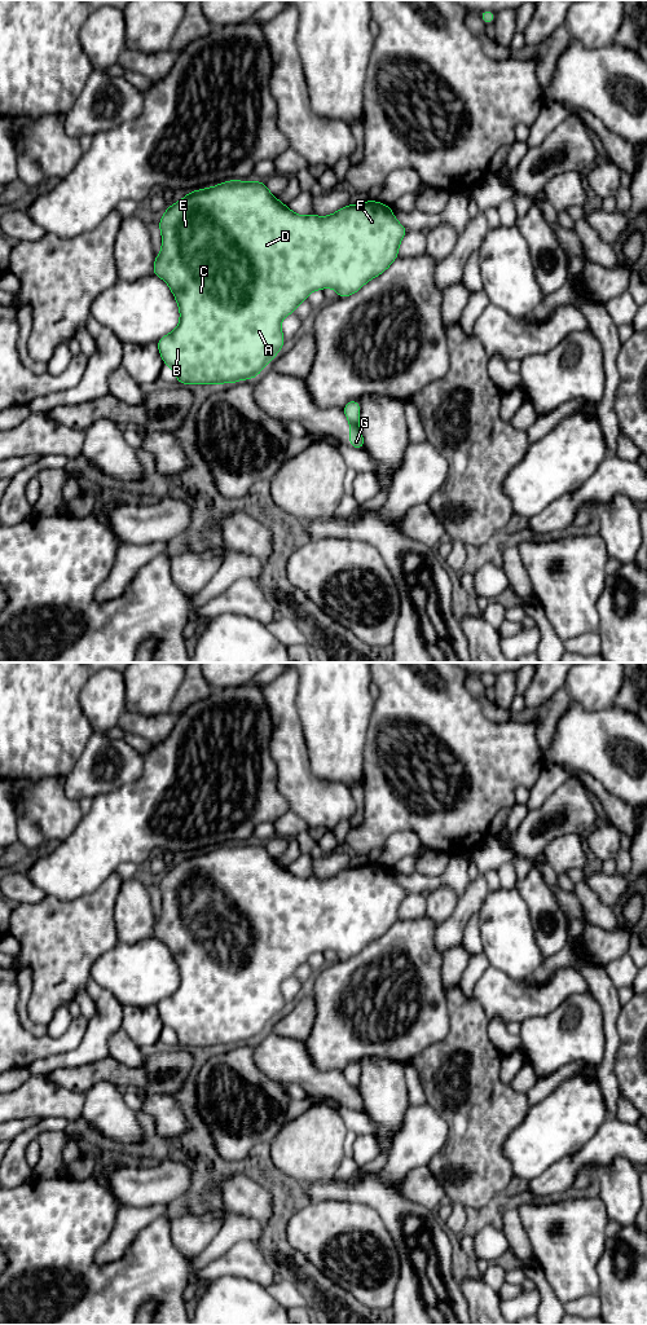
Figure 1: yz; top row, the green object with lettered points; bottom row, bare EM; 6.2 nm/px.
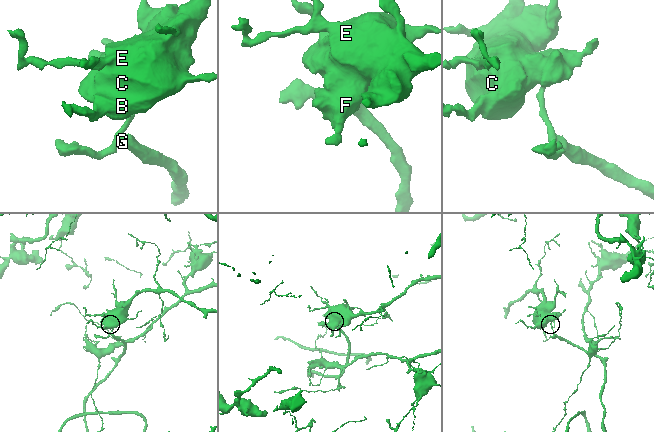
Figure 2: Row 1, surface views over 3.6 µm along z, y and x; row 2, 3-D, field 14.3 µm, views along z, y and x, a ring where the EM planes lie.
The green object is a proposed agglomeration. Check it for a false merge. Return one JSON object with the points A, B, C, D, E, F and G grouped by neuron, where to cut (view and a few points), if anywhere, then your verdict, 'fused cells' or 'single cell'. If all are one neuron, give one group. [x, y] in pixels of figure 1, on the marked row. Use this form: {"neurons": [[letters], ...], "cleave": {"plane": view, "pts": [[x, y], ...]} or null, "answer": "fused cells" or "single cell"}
{"neurons": [["A", "B", "C", "D", "E", "F"], ["G"]], "cleave": {"plane": "yz", "pts": [[350, 422], [359, 427]]}, "answer": "fused cells"}

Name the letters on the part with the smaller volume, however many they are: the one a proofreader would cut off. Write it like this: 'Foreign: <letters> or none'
Foreign: G

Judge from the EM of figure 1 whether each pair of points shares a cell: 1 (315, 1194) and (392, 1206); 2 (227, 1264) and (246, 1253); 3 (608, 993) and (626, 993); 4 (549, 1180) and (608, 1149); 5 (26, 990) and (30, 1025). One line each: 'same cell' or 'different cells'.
1: same cell
2: same cell
3: different cells
4: same cell
5: same cell

